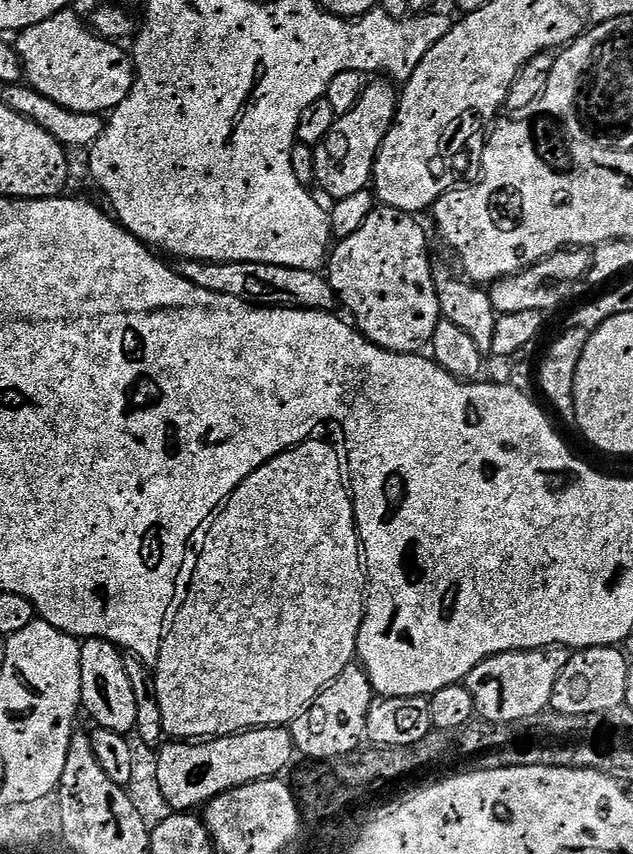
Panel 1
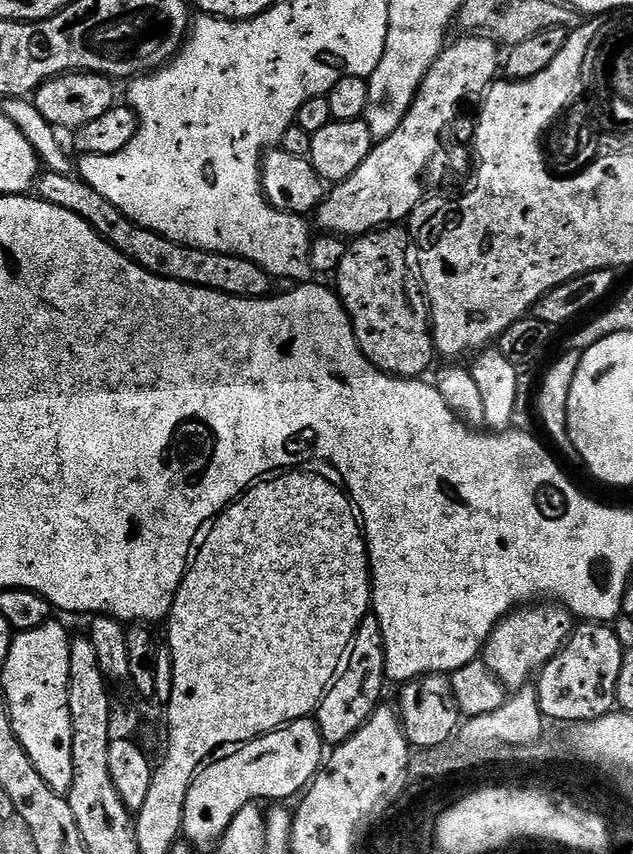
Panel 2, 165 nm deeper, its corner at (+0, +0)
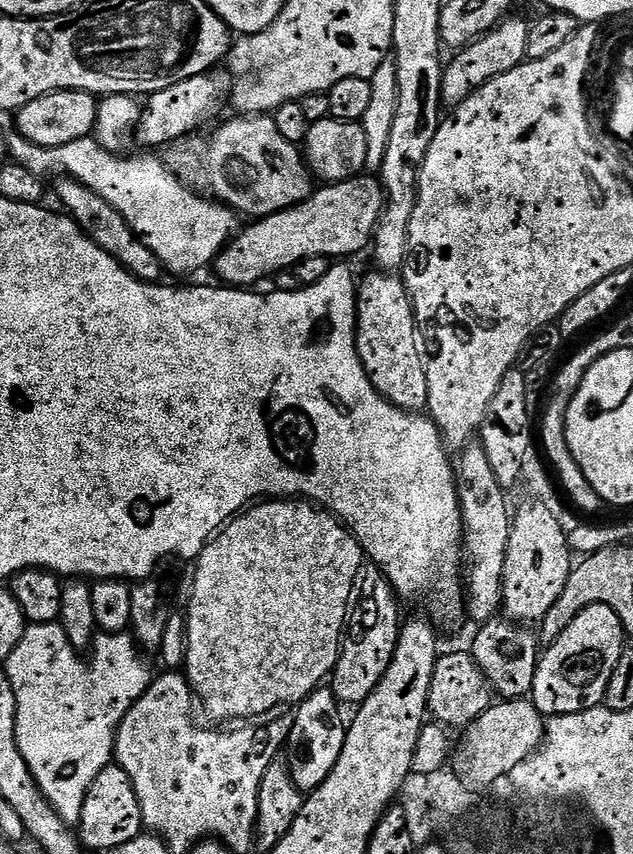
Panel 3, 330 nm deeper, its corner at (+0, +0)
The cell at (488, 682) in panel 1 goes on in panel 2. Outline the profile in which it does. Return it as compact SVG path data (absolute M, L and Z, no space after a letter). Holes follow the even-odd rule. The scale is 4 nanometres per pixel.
M536 602L509 612L484 644L484 665L498 678L498 682L509 693L515 693L527 684L544 665L549 664L564 648L574 631L574 617L567 608L556 602Z

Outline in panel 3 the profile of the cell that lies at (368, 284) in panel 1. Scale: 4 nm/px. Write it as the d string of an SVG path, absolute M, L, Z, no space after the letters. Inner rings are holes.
M388 270L375 271L358 284L356 355L364 363L373 388L385 396L389 404L405 412L420 412L428 407L428 370L425 357L420 357L421 341L418 339L416 313L412 311L412 297L399 275Z

